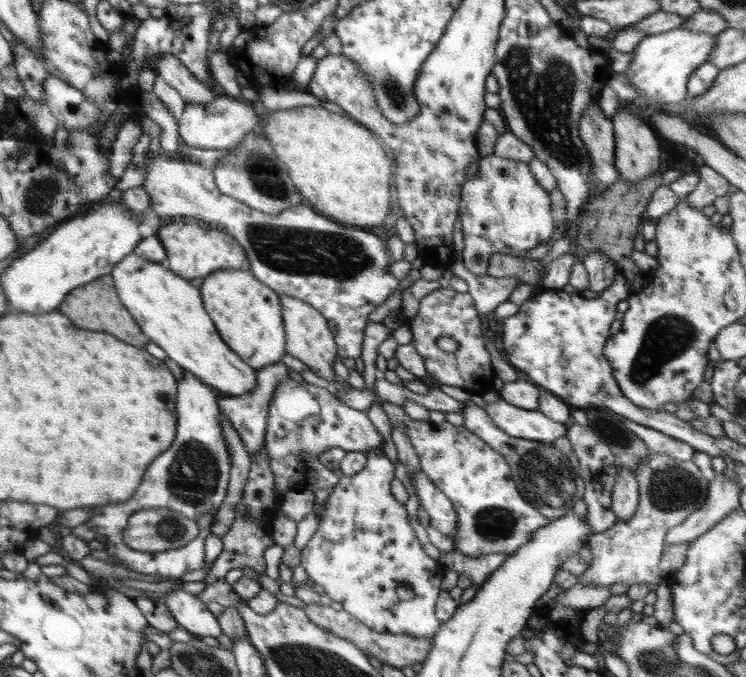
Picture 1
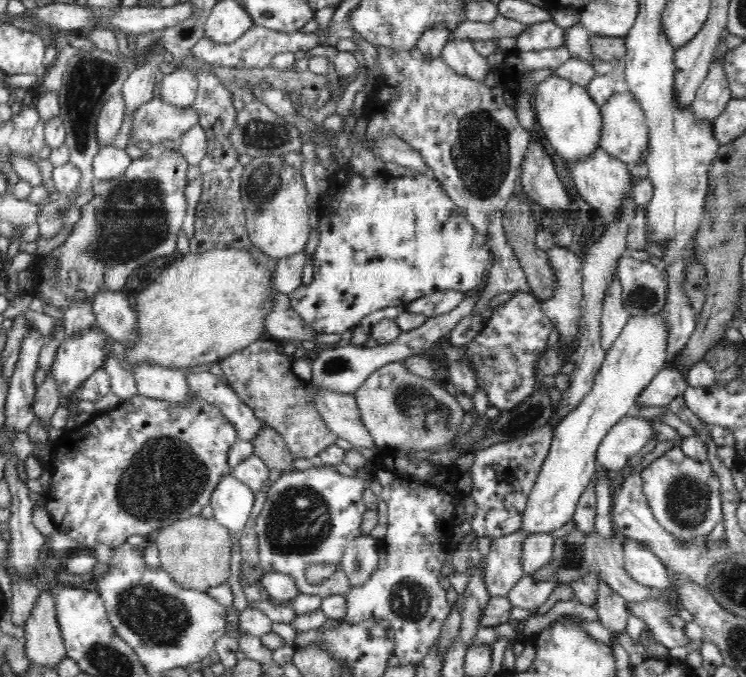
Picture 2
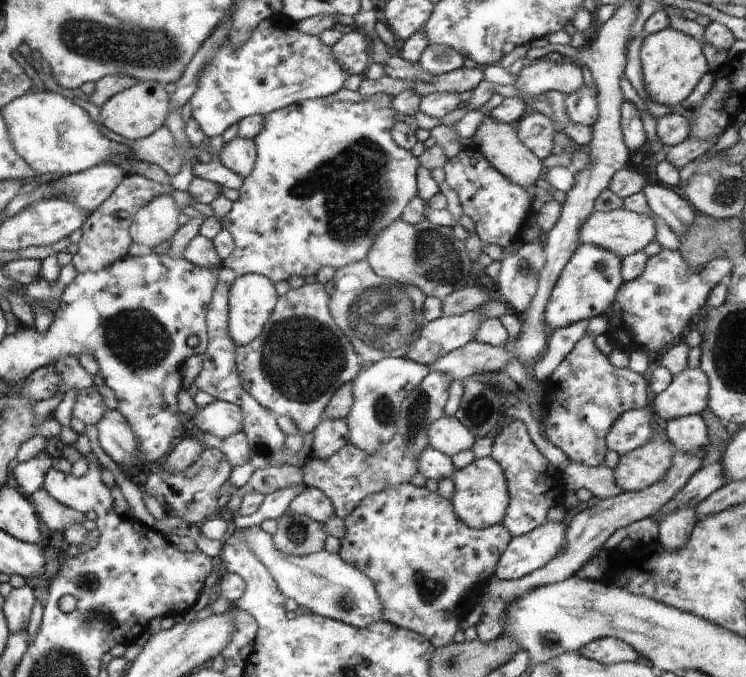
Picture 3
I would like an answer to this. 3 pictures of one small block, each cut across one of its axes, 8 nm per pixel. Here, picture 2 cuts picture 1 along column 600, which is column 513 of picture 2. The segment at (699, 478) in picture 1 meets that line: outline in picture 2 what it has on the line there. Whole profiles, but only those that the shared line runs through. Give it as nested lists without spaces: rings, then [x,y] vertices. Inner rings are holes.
[[[518,530],[501,538],[492,539],[490,552],[485,558],[485,584],[489,596],[504,597],[525,576],[522,569],[522,550],[524,542],[531,536],[524,530]]]

